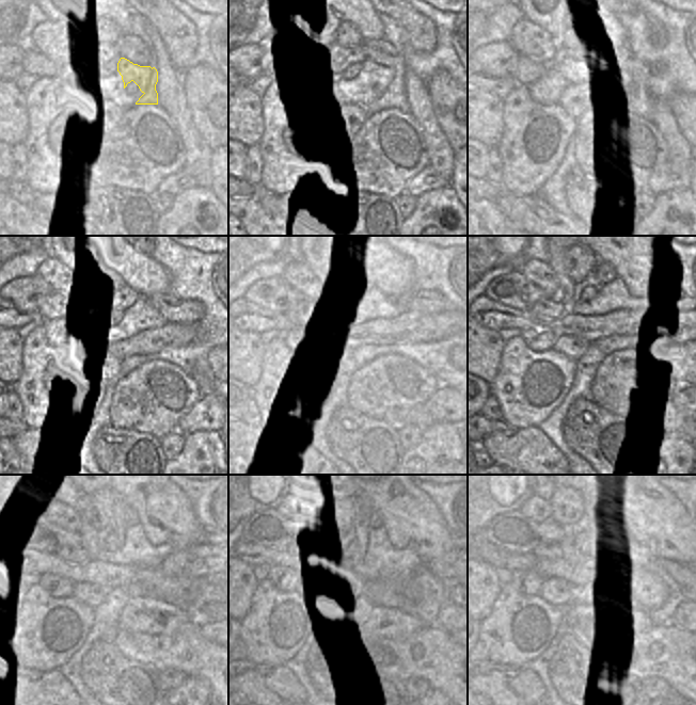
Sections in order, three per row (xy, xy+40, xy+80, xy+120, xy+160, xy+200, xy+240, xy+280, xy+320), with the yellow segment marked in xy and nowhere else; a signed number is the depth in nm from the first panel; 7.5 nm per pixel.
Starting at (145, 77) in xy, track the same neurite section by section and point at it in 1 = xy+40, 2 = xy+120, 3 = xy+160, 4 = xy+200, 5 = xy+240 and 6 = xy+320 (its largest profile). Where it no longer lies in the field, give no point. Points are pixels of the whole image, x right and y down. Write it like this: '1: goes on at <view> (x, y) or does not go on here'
1: goes on at xy+40 (372, 75)
2: goes on at xy+120 (149, 332)
3: goes on at xy+160 (385, 323)
4: goes on at xy+200 (659, 323)
5: goes on at xy+240 (13, 554)
6: goes on at xy+320 (570, 566)

